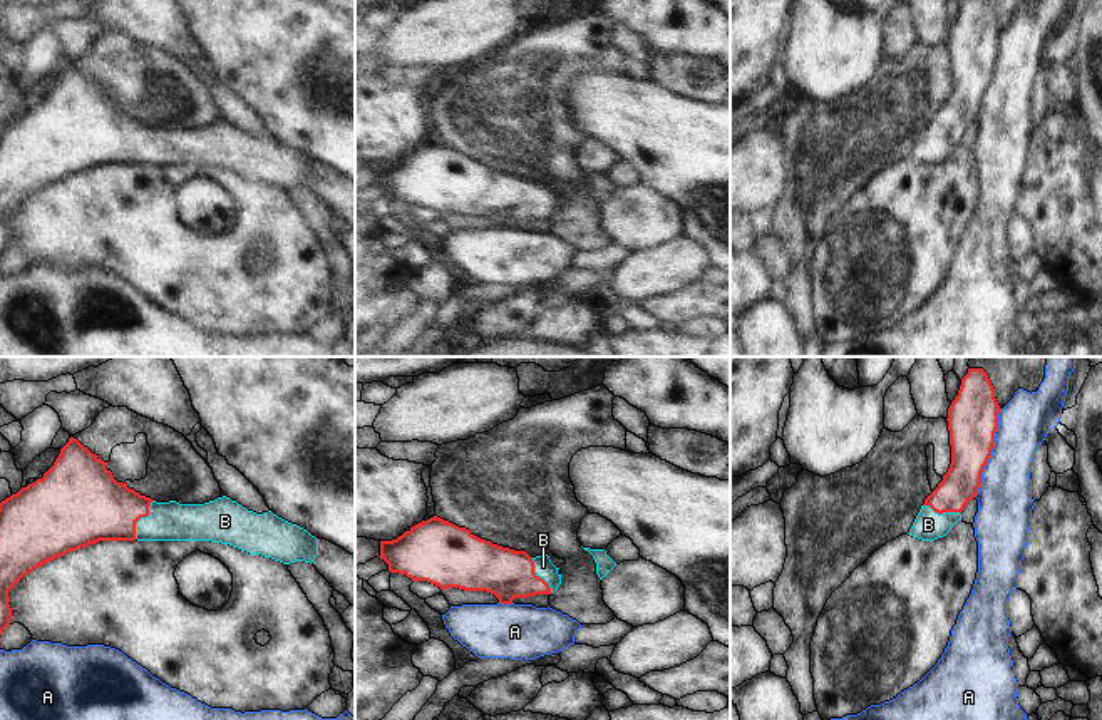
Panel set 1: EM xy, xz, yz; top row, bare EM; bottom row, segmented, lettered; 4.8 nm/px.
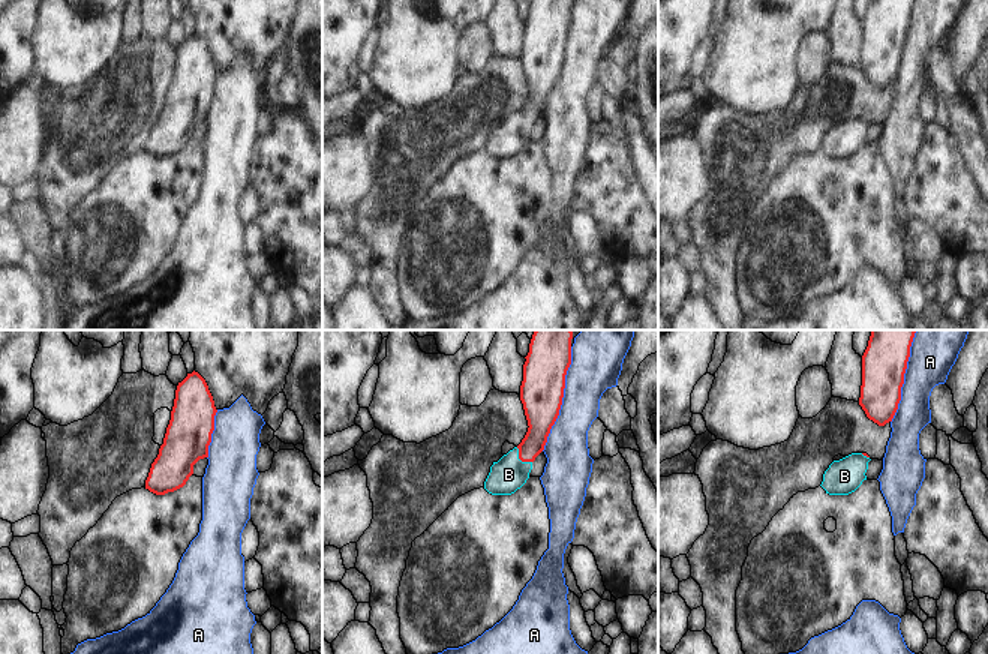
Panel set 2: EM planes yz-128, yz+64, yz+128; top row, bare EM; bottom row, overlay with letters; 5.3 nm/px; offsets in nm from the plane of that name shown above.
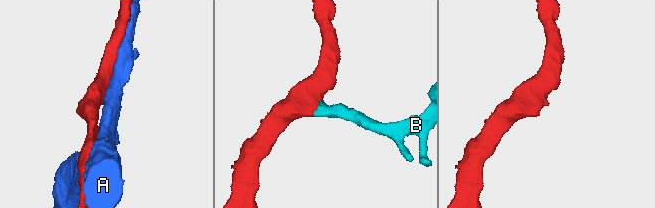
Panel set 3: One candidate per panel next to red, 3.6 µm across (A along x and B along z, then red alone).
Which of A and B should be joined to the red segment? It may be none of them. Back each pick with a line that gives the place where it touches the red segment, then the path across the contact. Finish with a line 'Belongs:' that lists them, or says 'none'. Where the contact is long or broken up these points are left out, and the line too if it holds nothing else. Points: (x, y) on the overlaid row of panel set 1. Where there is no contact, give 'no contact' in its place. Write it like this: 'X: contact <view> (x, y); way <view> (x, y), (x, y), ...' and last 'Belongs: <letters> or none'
B: contact xy (141, 516); way xy (91, 506), (141, 516), (149, 521), (168, 521)
Belongs: B

